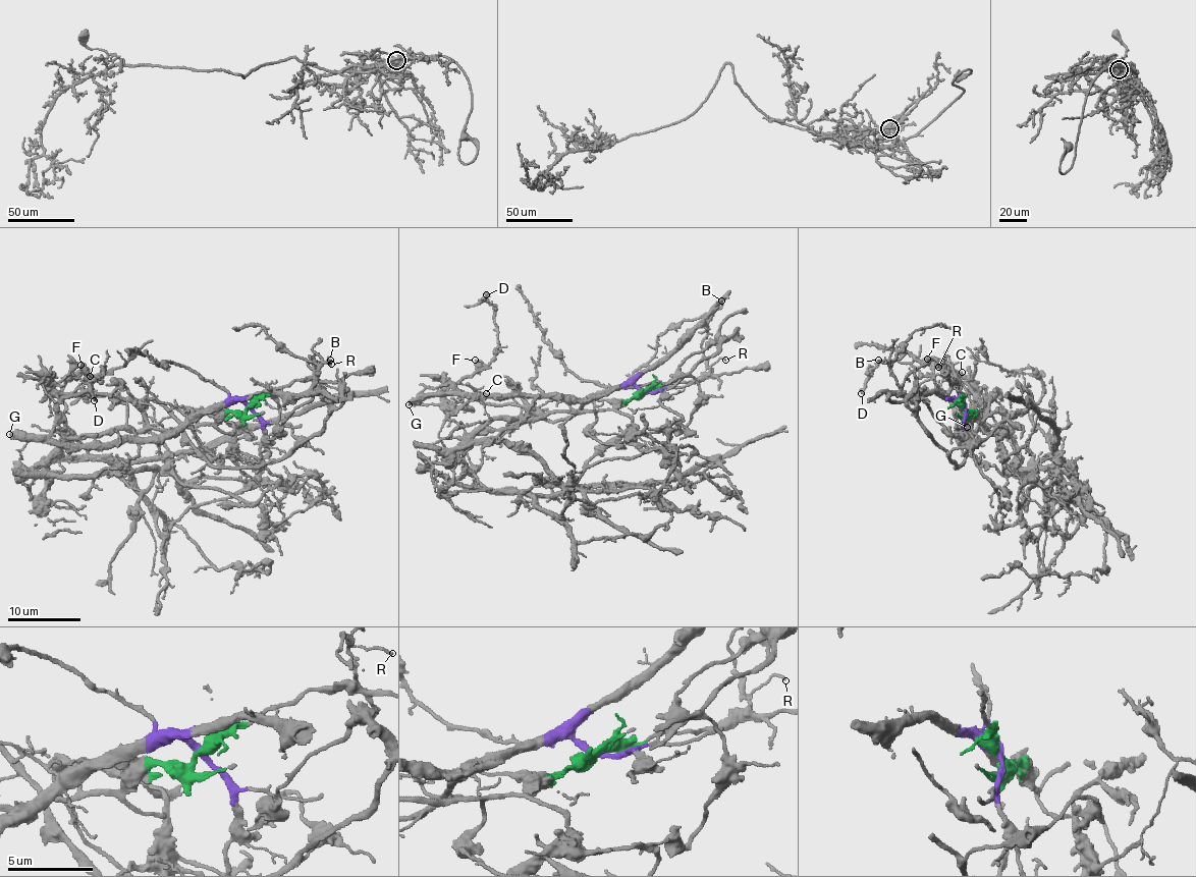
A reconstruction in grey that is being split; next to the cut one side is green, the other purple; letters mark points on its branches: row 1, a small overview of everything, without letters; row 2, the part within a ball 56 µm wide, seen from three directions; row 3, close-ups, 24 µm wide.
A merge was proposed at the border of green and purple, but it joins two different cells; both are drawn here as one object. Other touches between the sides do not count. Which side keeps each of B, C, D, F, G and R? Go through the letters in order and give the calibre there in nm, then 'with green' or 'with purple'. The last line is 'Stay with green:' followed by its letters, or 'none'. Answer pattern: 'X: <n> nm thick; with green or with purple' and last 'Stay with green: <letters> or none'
B: 110 nm thick; with purple
C: 170 nm thick; with purple
D: 200 nm thick; with purple
F: 360 nm thick; with purple
G: 500 nm thick; with purple
R: 120 nm thick; with purple
Stay with green: none

